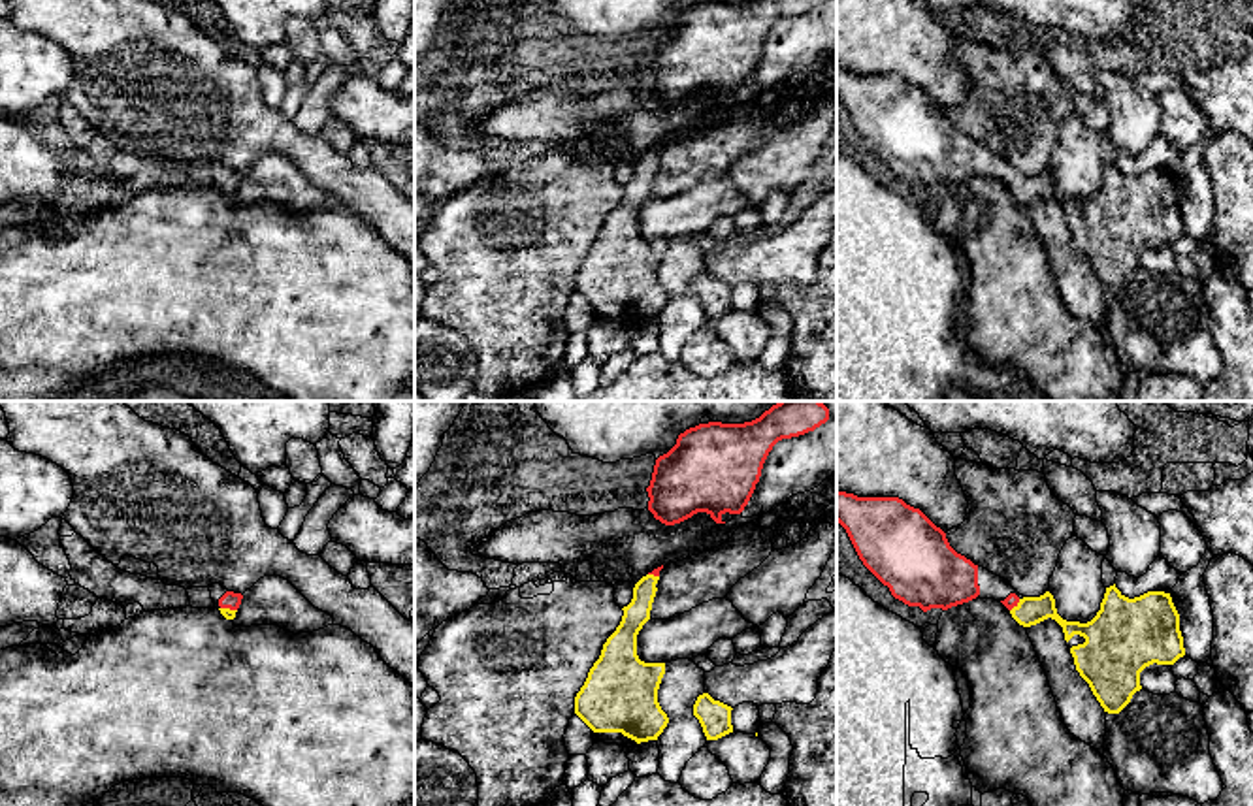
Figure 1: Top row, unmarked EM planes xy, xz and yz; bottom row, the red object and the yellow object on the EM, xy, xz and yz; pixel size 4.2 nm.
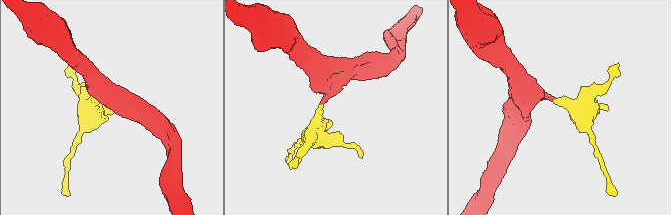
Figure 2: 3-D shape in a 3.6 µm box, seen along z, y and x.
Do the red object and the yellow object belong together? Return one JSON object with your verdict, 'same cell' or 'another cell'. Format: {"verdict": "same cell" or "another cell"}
{"verdict": "same cell"}

